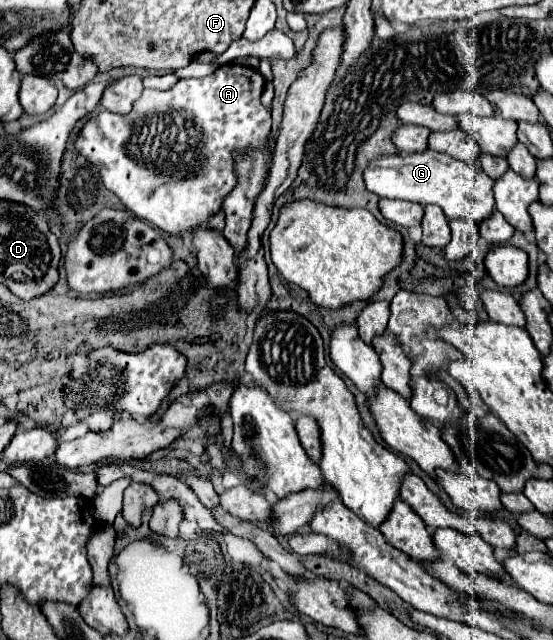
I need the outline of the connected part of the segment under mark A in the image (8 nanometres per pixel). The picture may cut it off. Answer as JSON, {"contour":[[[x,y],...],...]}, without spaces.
{"contour":[[[227,63],[203,79],[179,79],[167,91],[145,89],[127,115],[101,111],[89,119],[77,139],[77,151],[99,167],[105,187],[115,193],[135,217],[181,237],[193,233],[221,211],[225,195],[237,181],[231,157],[233,147],[261,147],[267,141],[271,133],[271,113],[259,101],[261,91],[263,77],[259,71],[235,63]]]}

